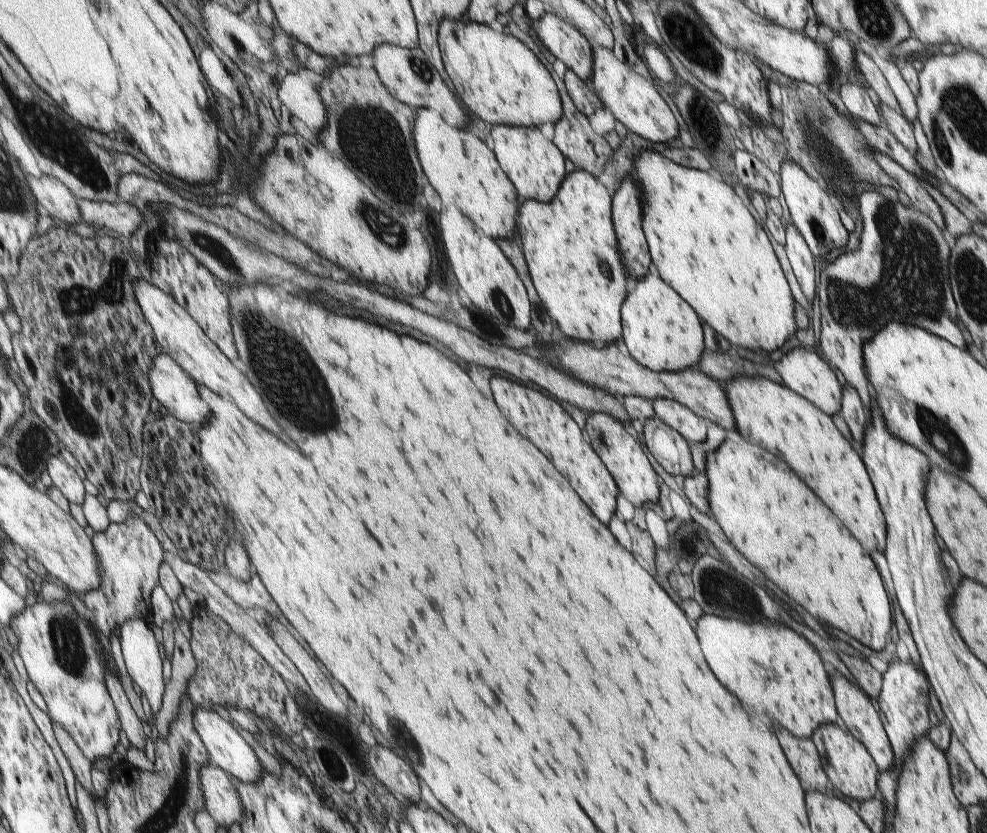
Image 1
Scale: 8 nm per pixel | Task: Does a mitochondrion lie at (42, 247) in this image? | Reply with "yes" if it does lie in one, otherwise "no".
no

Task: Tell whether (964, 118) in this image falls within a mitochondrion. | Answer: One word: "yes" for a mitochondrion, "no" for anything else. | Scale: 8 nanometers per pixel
yes

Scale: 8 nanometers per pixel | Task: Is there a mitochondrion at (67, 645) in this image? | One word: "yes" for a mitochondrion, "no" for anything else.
yes

